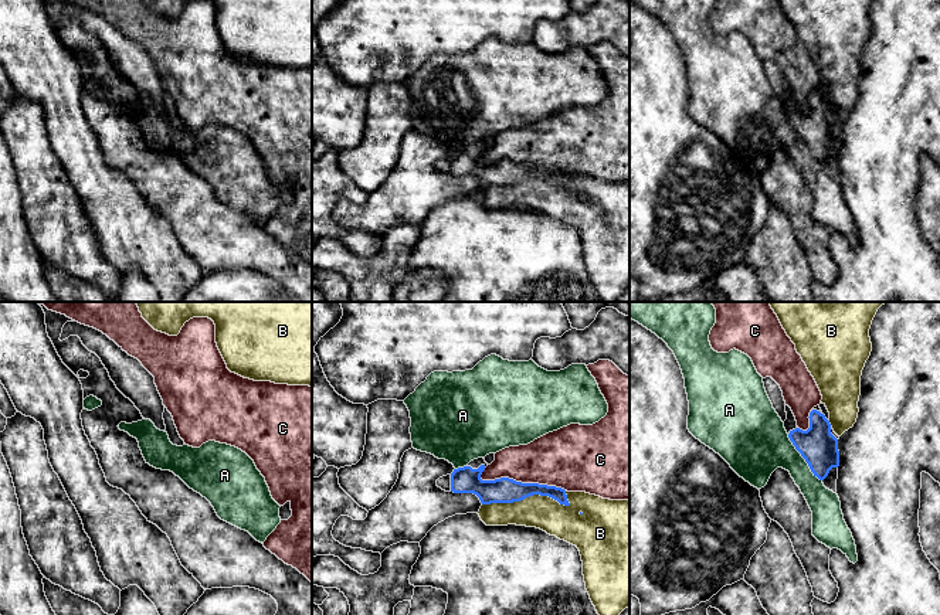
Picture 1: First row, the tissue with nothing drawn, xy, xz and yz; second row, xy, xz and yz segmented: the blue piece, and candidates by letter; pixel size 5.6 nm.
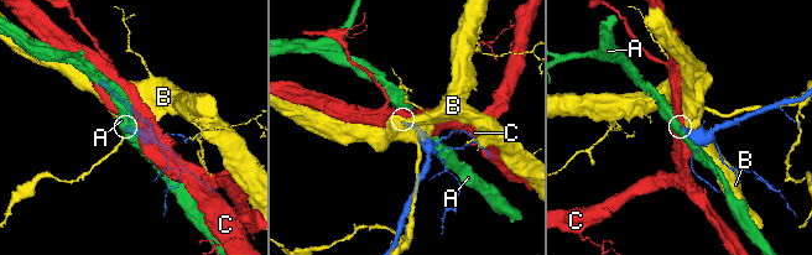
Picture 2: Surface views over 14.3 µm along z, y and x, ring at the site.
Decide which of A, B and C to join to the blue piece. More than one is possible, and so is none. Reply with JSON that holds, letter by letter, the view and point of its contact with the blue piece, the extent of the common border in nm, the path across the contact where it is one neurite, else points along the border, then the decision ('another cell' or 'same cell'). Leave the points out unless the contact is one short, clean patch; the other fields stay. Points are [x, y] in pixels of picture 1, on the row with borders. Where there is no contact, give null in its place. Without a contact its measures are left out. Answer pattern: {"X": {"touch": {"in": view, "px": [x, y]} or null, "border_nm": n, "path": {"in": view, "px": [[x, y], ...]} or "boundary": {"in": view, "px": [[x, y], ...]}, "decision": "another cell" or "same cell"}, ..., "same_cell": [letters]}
{"A": {"touch": {"in": "yz", "px": [803, 456]}, "border_nm": 340, "decision": "another cell"}, "B": {"touch": {"in": "xz", "px": [526, 496]}, "border_nm": 500, "decision": "another cell"}, "C": {"touch": {"in": "xz", "px": [521, 482]}, "border_nm": 500, "decision": "another cell"}, "same_cell": []}

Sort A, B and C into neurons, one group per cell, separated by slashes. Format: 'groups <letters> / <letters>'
groups A / B / C

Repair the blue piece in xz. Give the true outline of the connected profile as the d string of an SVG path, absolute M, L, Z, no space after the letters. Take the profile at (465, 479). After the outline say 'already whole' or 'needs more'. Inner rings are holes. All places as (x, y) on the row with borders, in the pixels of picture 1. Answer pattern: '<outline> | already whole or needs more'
M483 458L471 461L466 466L454 469L451 475L437 480L437 486L445 492L474 493L482 504L513 503L529 496L540 495L557 500L560 504L570 506L566 490L556 486L539 483L522 483L509 478L482 480L481 475L488 463Z | needs more

